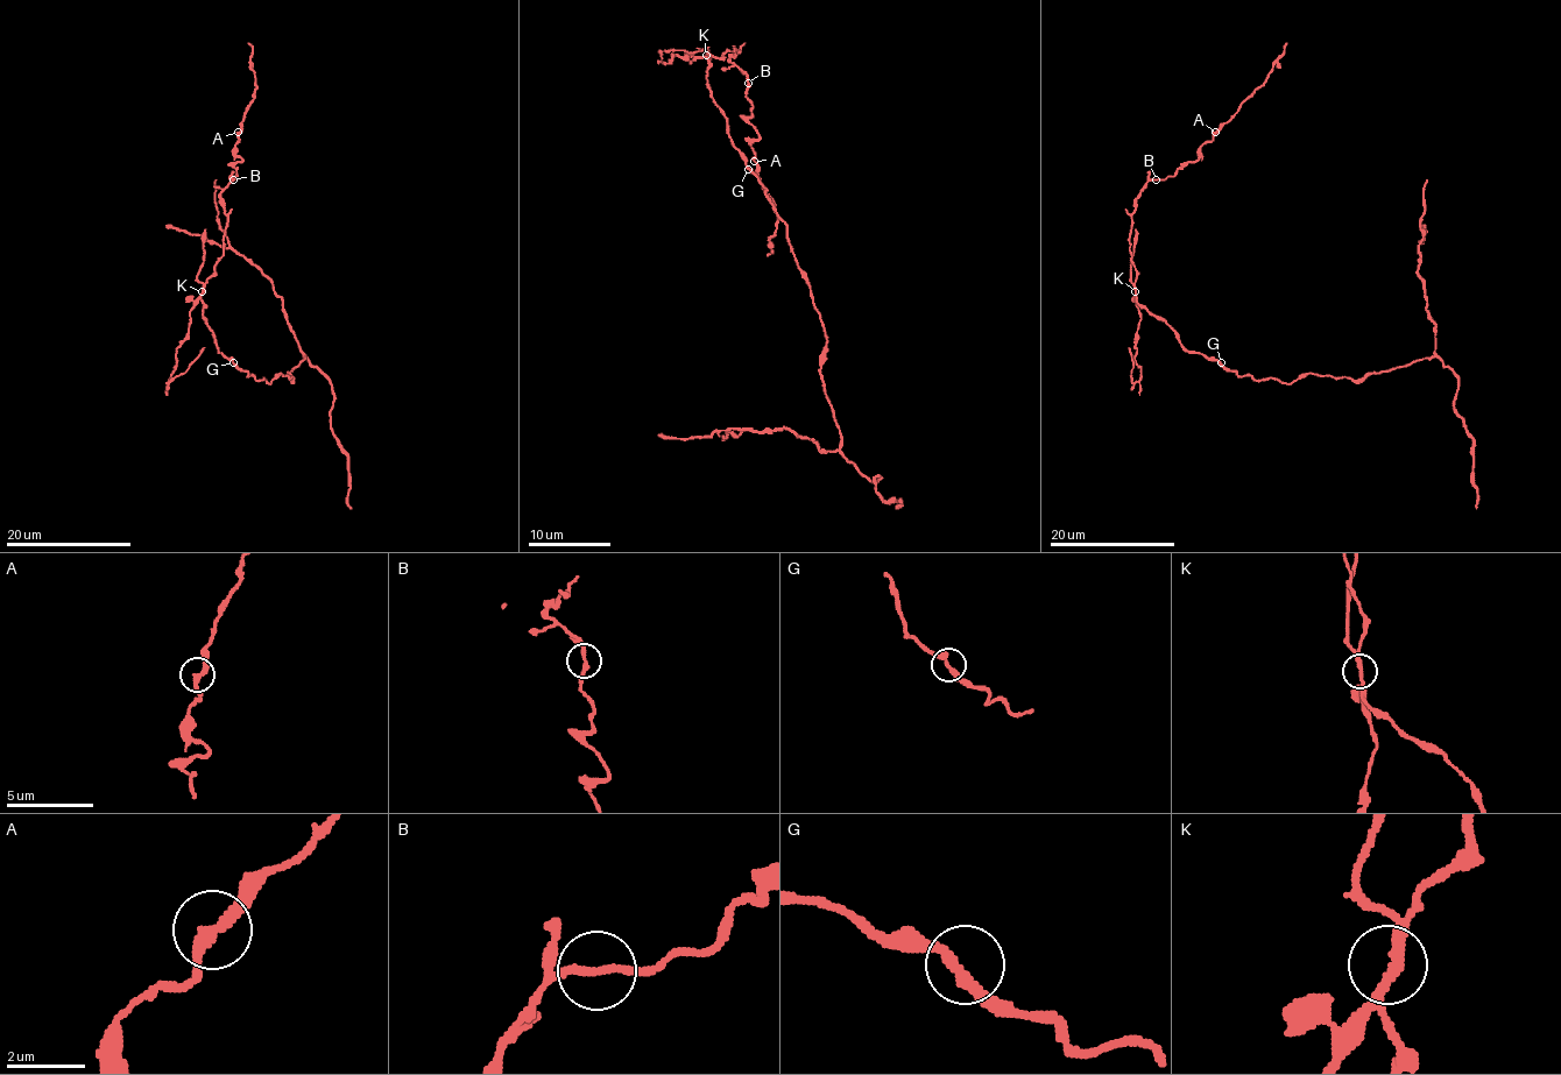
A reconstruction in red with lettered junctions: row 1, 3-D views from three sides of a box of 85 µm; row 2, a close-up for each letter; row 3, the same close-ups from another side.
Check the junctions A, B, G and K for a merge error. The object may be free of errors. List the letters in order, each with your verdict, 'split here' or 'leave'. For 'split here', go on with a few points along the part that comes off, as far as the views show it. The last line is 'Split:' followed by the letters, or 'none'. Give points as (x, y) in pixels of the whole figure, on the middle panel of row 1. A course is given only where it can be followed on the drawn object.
A: leave
B: leave
G: leave
K: split here; course (706, 56), (690, 62), (687, 57), (671, 56), (669, 64), (661, 57), (665, 51), (700, 51), (708, 47)
Split: K

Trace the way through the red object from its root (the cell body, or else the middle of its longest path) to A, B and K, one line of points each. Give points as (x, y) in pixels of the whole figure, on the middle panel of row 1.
A: (746, 161), (706, 80), (704, 56), (722, 57), (733, 47), (739, 51), (730, 62), (748, 76), (754, 161)
B: (746, 161), (711, 93), (704, 56), (722, 57), (735, 47), (739, 51), (730, 62), (748, 76), (748, 83)
K: (746, 161), (733, 145), (727, 120), (711, 93), (706, 56)

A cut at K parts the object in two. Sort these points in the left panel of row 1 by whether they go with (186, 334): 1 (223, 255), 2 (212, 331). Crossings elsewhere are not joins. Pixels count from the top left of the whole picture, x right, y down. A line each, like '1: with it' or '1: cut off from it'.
1: cut off from it
2: cut off from it

